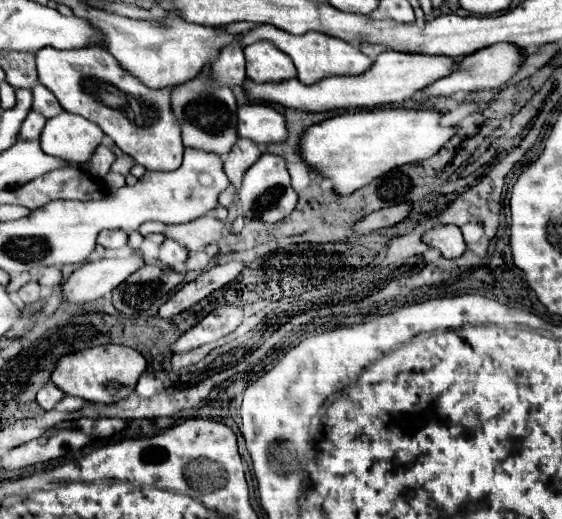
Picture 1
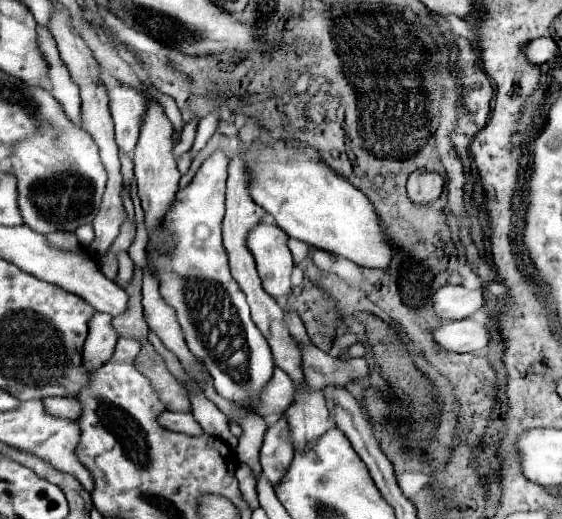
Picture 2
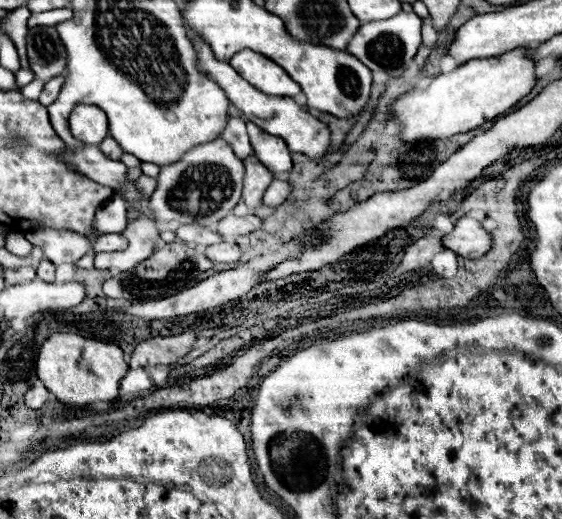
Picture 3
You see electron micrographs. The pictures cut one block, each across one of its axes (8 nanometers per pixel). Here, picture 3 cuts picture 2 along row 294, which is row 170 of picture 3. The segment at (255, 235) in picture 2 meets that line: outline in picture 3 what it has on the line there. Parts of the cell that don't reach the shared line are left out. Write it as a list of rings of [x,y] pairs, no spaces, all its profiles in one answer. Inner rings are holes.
[[[246,122],[248,126],[248,134],[250,134],[250,142],[252,142],[252,148],[256,152],[256,156],[260,158],[260,162],[276,176],[284,176],[290,168],[292,168],[292,162],[290,162],[290,152],[288,152],[288,146],[286,142],[280,138],[280,136],[272,136],[268,132],[262,132],[260,128],[256,128],[256,124],[252,122]]]

